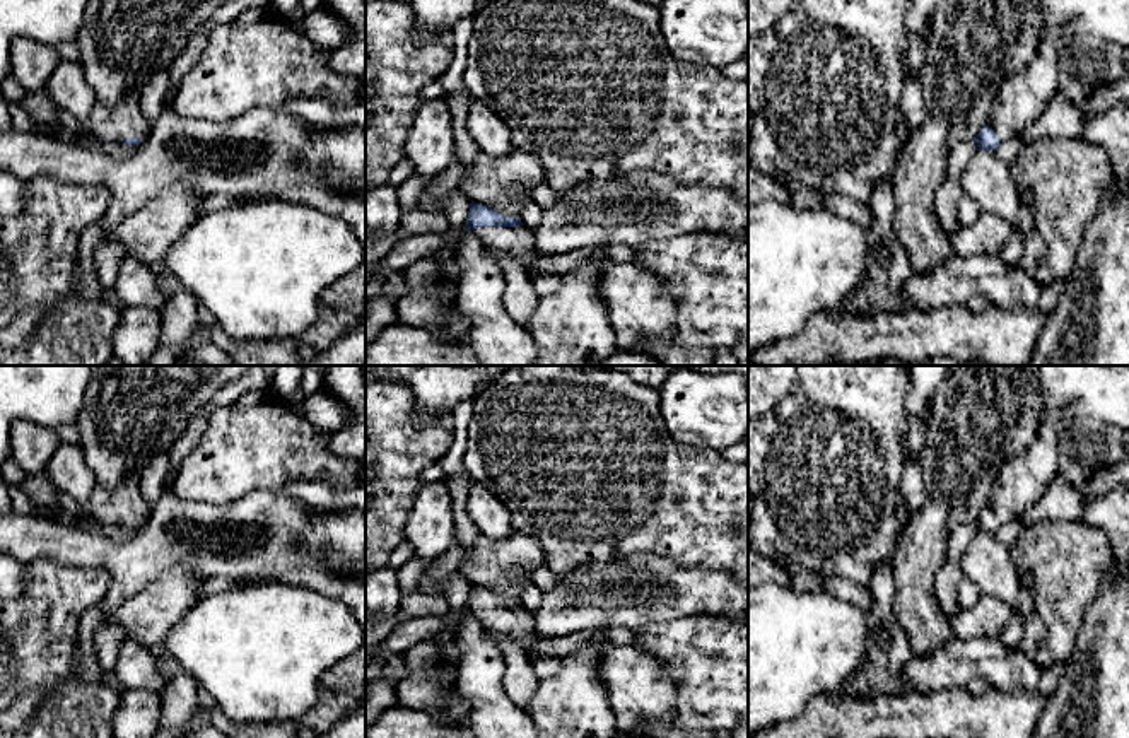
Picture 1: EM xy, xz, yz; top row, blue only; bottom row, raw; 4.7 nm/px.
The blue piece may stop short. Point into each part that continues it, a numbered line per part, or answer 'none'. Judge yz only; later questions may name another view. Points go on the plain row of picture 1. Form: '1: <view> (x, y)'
1: yz (1023, 480)

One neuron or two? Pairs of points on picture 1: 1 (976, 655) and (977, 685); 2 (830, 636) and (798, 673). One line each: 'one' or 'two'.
1: two
2: one

